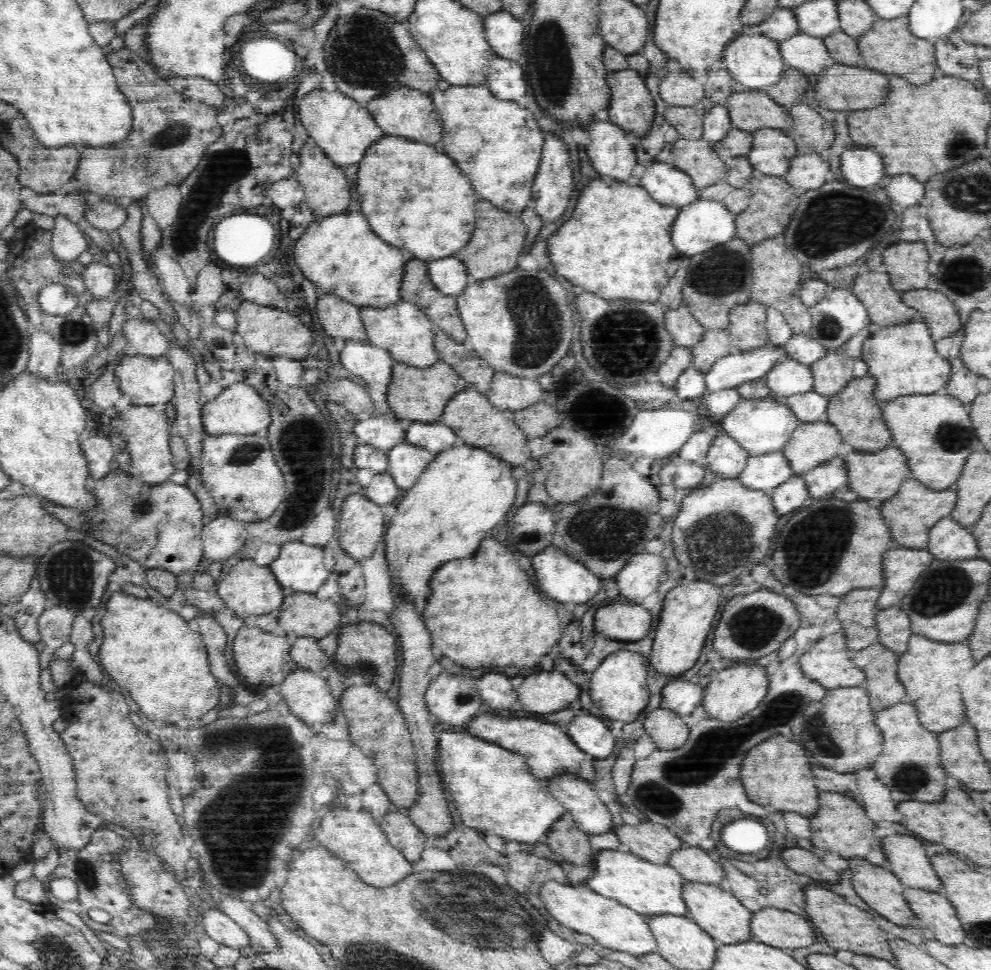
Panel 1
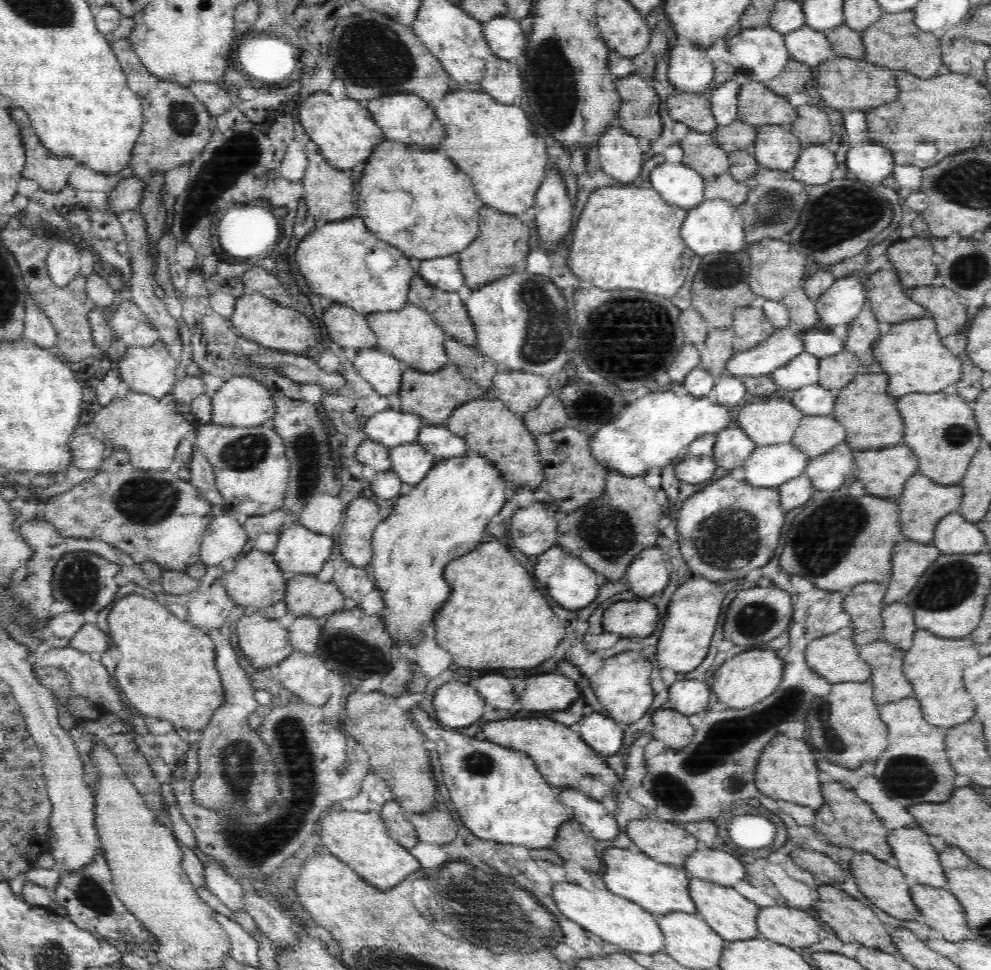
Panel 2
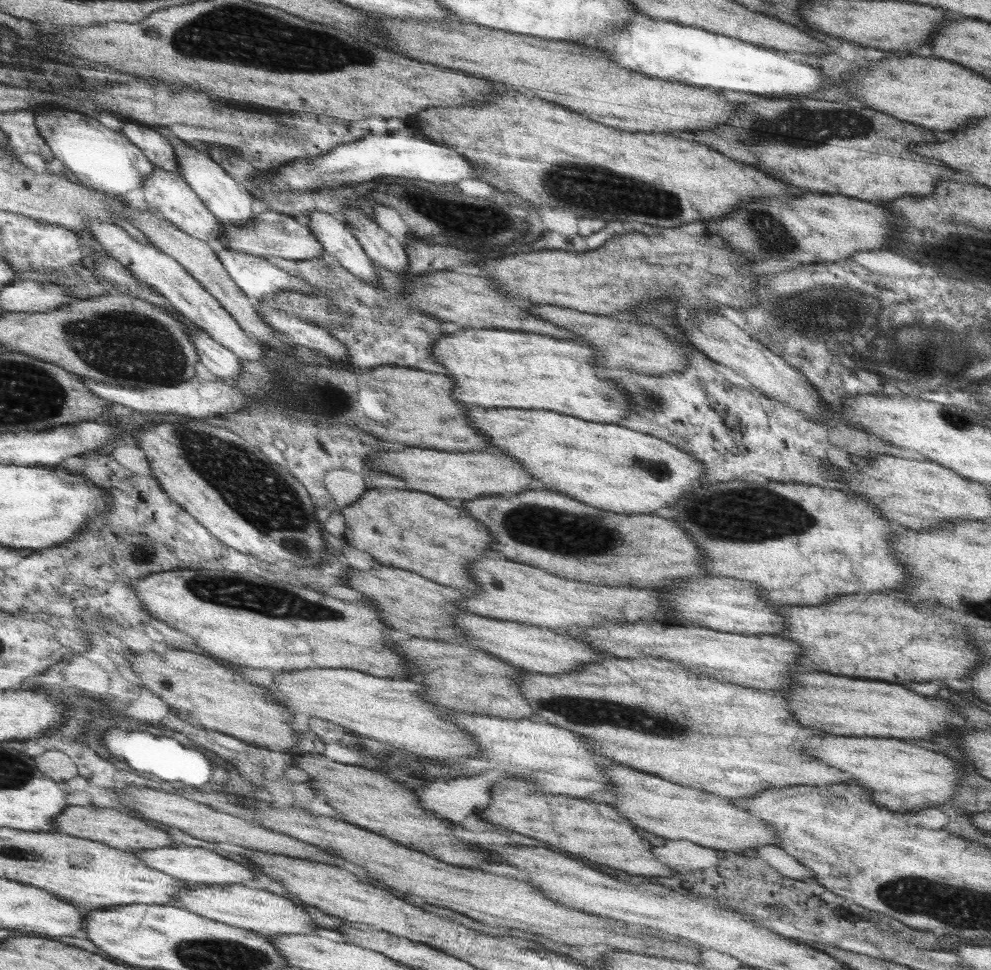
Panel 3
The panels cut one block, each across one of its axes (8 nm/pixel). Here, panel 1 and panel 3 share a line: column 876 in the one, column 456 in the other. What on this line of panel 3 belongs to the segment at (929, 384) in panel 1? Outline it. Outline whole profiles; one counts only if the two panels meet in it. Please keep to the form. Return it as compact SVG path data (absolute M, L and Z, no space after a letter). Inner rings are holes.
M468 329L455 331L454 333L444 335L439 338L431 348L431 356L435 362L440 362L446 370L450 377L453 377L457 383L457 390L454 392L455 398L458 401L466 404L467 406L472 406L472 404L478 404L476 407L486 407L486 408L514 408L528 410L528 408L548 408L548 410L554 410L554 412L562 412L562 414L568 414L568 416L578 416L578 418L584 418L584 420L602 420L602 422L614 422L618 424L616 420L622 420L624 416L632 416L633 414L628 414L628 400L624 398L624 392L620 392L604 374L606 374L606 368L602 367L598 360L600 360L599 354L597 354L597 349L592 348L590 345L585 344L578 340L566 340L559 339L558 337L546 336L538 334L535 332L524 332L515 331L512 329ZM596 368L602 368L604 374L600 376L596 372Z

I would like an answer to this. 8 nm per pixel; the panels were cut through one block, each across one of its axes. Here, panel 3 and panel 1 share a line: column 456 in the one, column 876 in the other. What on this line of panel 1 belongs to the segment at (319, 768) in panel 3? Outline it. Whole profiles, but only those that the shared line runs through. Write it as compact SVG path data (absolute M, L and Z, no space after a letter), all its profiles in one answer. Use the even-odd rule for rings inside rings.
M820 792L820 808L812 816L812 844L820 850L835 852L843 858L860 857L872 864L881 865L886 858L882 854L880 842L882 838L874 835L874 822L870 822L868 814L854 800L838 794L838 792Z

